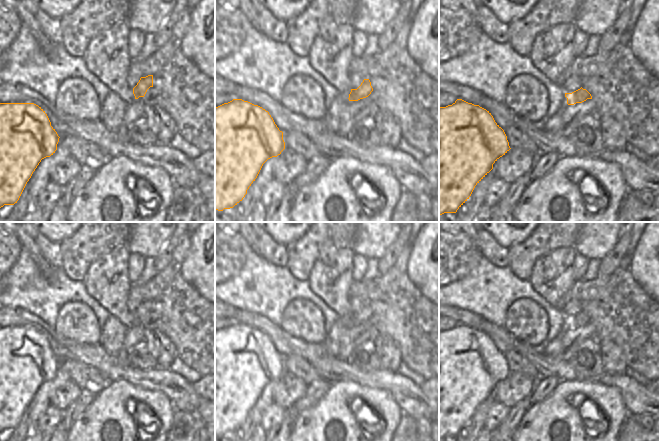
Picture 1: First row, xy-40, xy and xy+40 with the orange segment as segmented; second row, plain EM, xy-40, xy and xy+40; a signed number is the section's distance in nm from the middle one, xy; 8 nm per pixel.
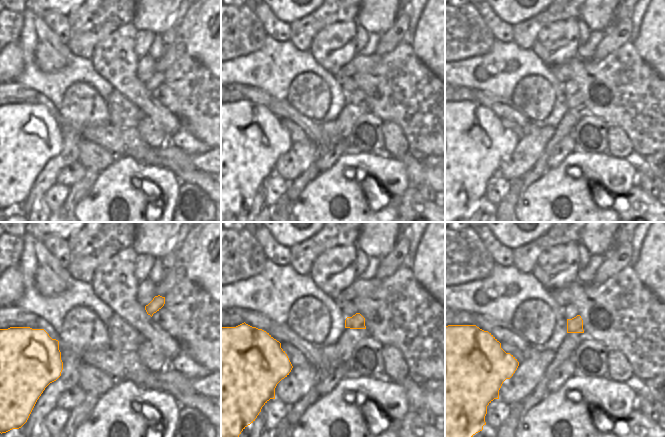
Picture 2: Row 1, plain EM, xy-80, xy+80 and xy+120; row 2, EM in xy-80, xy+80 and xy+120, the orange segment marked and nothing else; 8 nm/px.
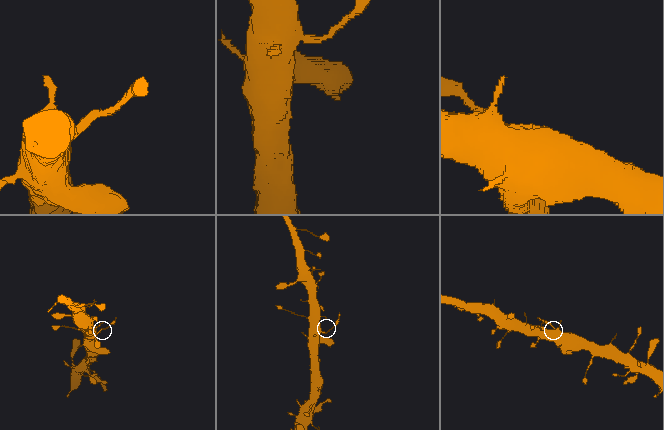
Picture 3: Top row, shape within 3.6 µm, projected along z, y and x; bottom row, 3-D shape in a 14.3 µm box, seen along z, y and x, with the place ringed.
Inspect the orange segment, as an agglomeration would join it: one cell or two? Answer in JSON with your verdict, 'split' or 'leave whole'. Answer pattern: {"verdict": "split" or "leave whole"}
{"verdict": "split"}

